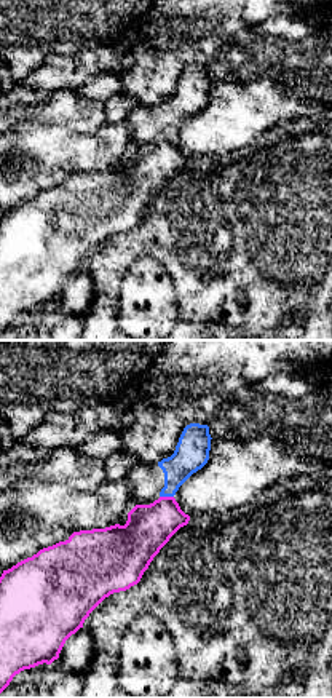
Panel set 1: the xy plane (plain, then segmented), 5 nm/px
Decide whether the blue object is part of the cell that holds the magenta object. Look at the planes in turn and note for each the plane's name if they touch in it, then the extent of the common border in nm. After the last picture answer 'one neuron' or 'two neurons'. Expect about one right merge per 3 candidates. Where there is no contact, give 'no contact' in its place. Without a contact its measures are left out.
xy | 70 nm

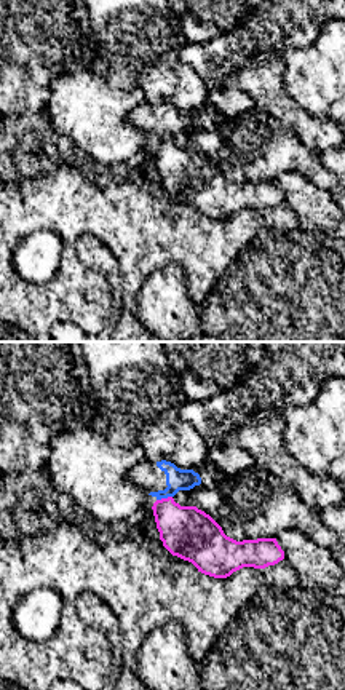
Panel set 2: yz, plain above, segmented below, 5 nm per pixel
yz | 80 nm

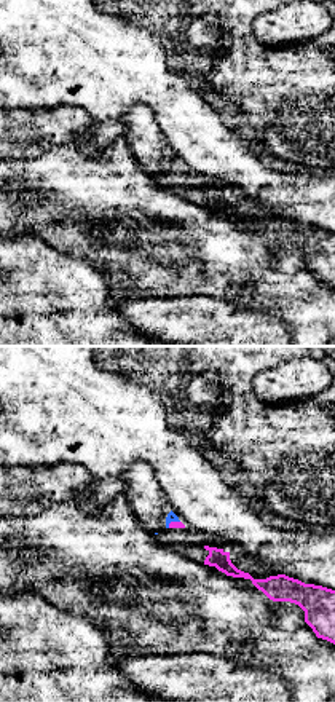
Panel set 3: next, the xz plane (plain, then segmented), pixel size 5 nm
xz | 70 nm

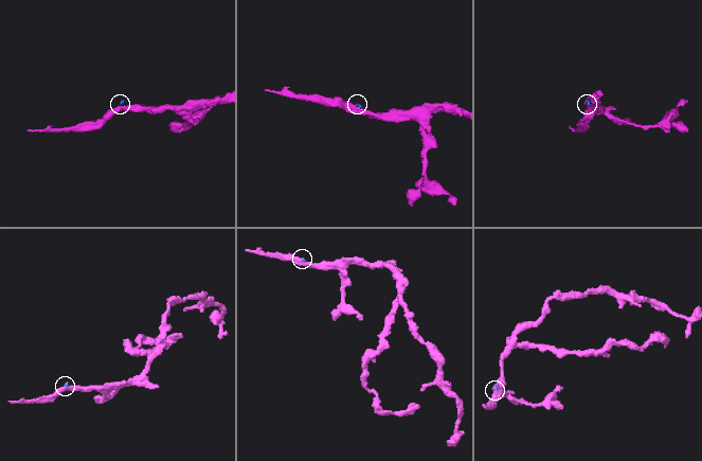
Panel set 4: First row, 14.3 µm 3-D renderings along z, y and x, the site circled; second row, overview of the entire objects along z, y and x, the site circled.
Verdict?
two neurons

